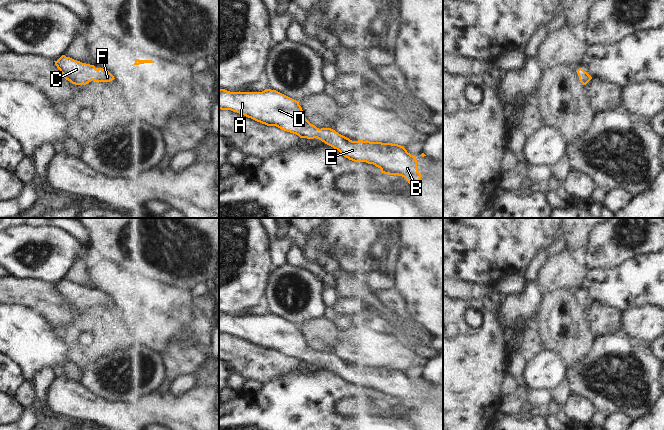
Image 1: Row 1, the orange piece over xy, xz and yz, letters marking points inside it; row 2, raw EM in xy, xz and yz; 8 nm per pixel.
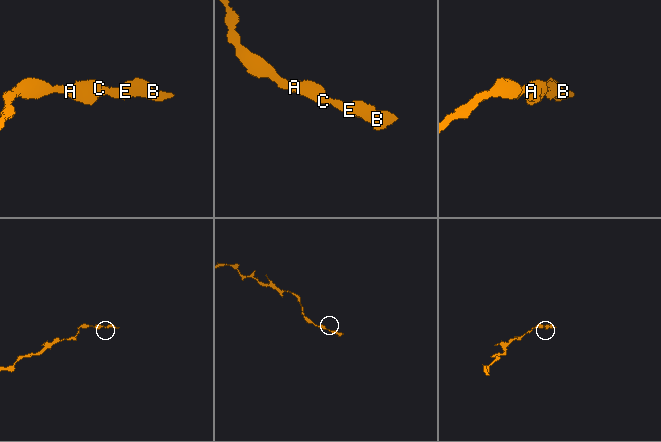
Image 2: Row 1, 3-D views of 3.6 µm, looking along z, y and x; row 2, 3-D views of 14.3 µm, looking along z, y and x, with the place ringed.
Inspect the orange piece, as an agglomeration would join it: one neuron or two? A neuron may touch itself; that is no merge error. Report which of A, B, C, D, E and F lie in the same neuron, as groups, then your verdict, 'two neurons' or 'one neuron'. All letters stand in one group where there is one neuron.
A B C D E F | one neuron

